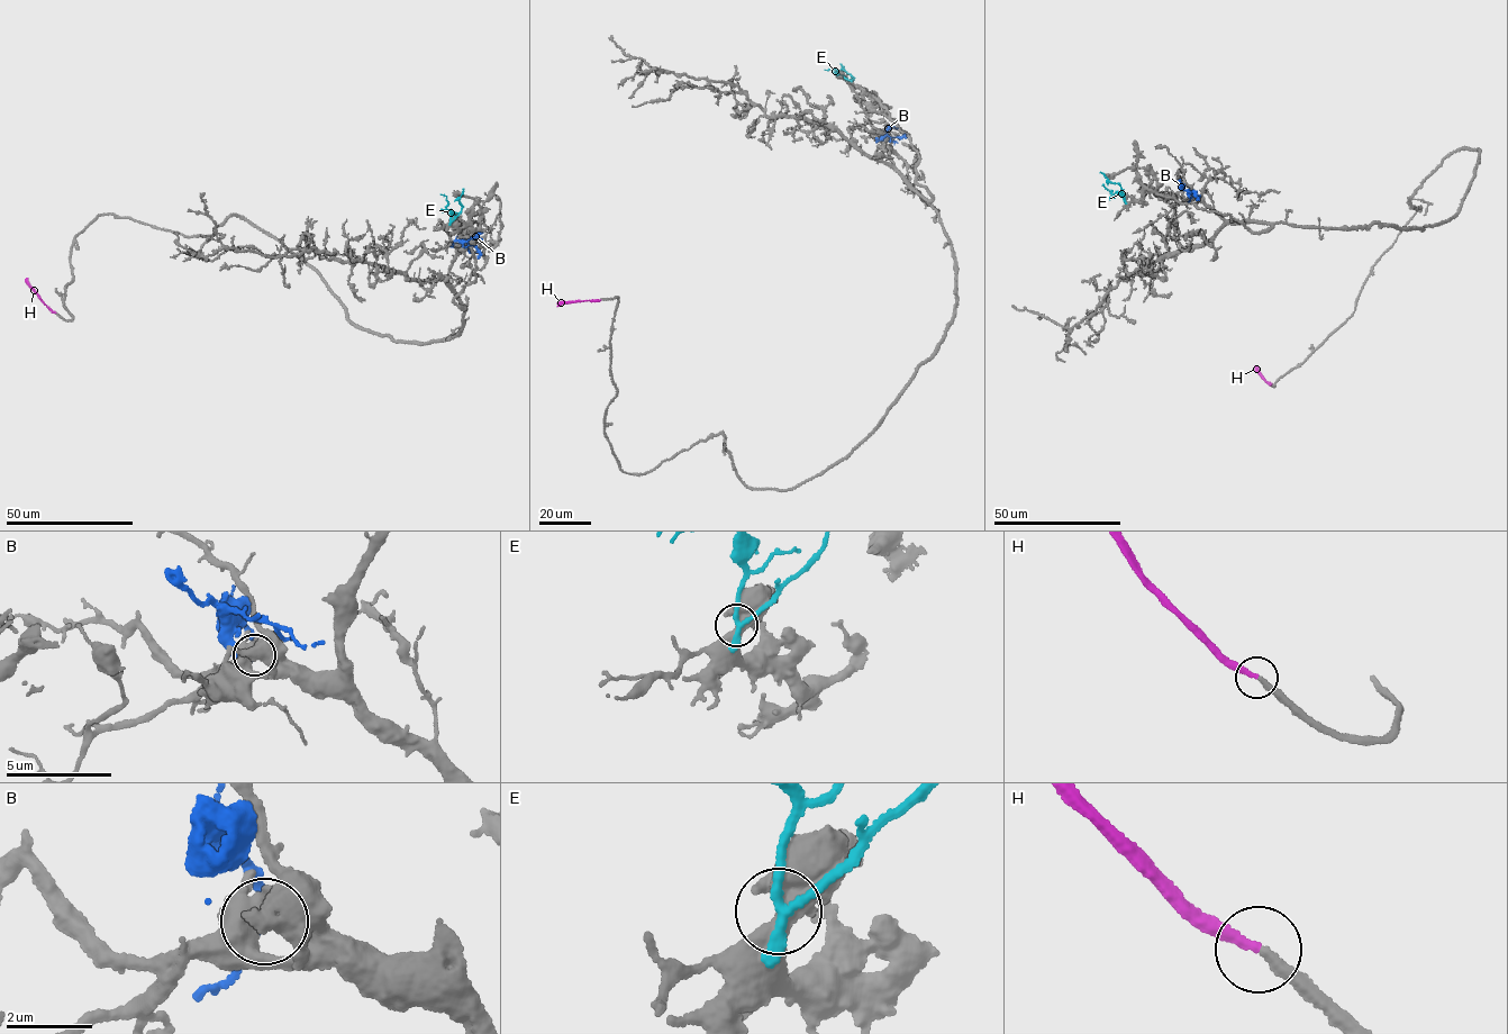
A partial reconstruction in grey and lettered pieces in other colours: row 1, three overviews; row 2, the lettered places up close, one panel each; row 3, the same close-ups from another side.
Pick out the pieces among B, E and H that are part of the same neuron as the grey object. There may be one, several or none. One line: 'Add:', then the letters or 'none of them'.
Add: H

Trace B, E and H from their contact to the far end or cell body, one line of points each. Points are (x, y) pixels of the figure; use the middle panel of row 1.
B: (878, 142), (887, 135), (905, 136)
E: (850, 81), (853, 78), (839, 63)
H: (600, 299), (556, 307)

